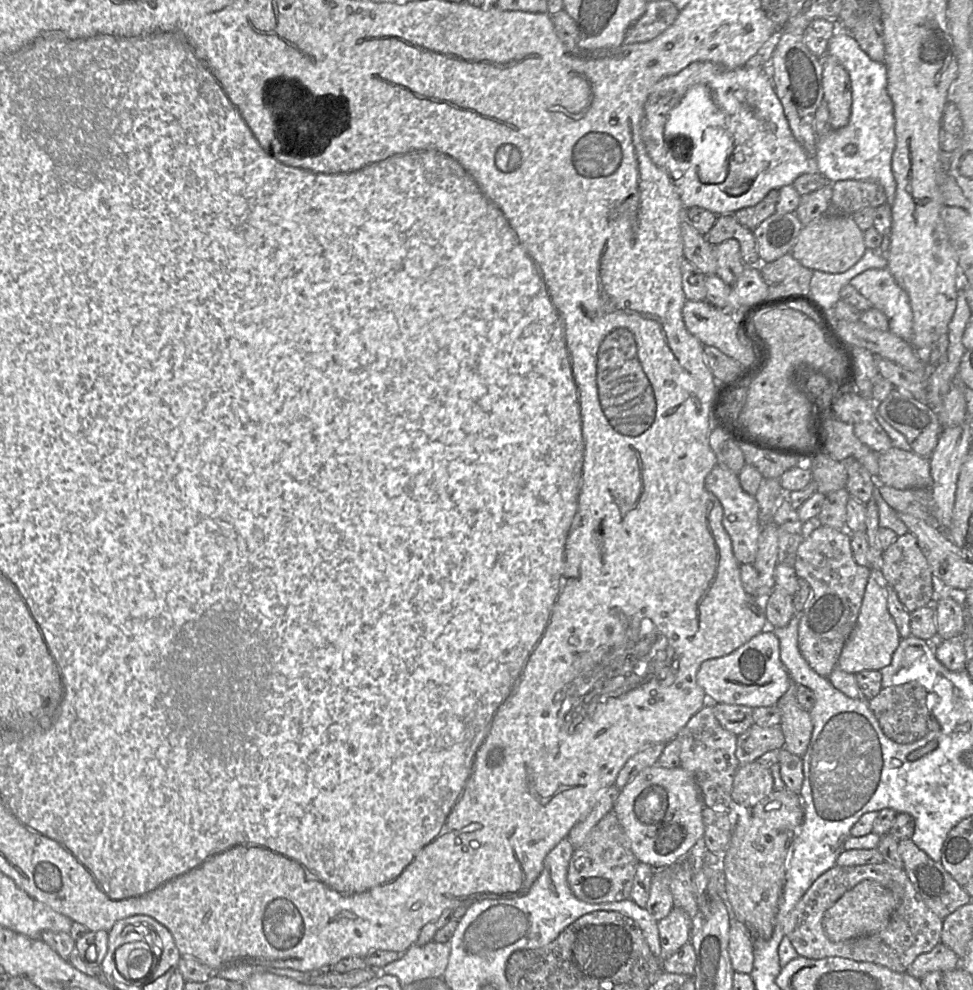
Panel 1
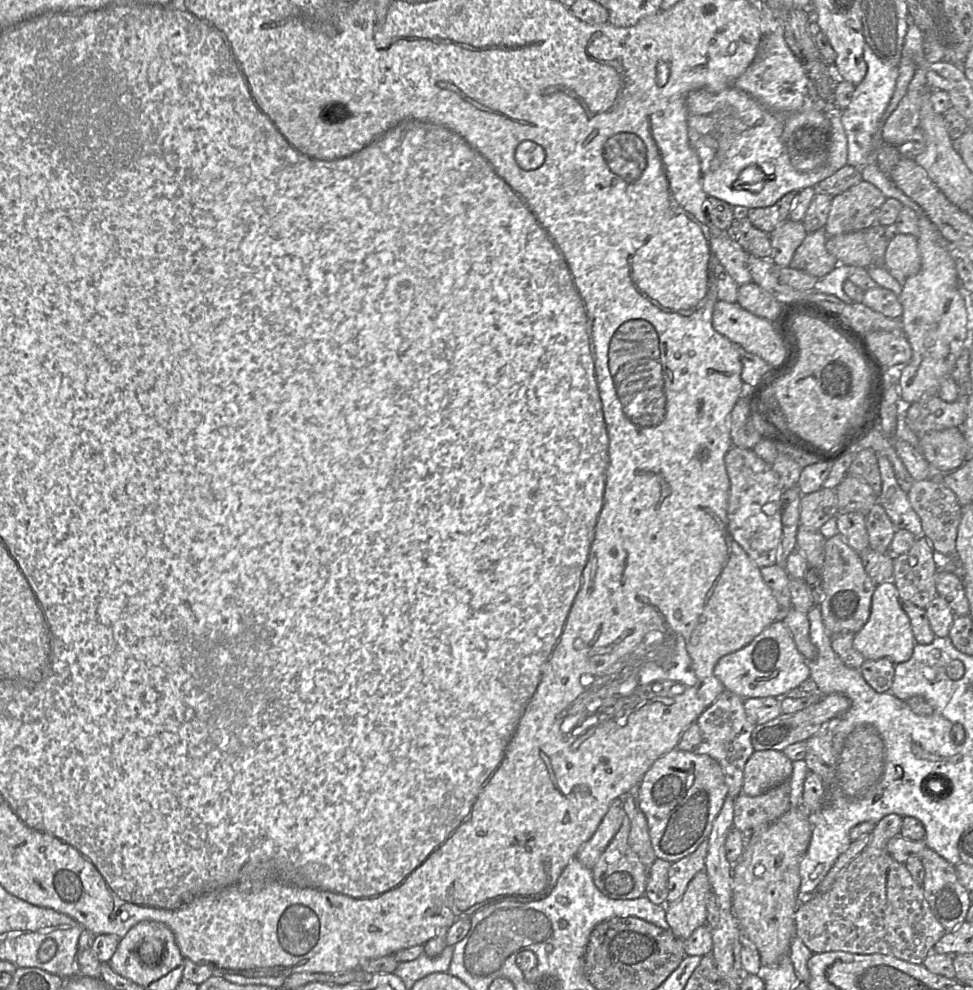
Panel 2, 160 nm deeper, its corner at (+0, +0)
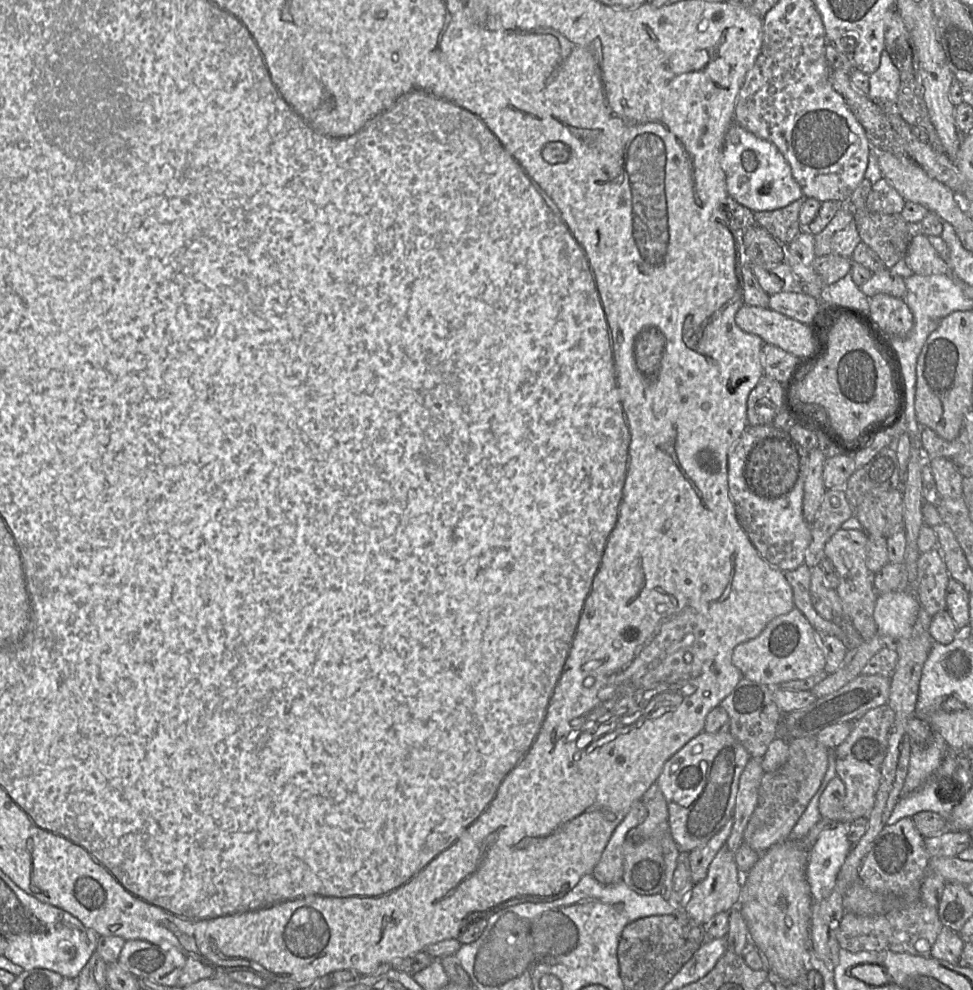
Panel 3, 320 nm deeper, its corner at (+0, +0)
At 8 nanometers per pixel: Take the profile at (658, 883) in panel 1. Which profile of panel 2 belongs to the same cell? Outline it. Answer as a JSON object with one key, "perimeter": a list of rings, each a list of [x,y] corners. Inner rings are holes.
{"perimeter":[[[703,841],[699,847],[688,856],[671,863],[668,869],[668,884],[666,904],[676,902],[684,894],[693,877],[705,868],[708,852],[708,841]]]}

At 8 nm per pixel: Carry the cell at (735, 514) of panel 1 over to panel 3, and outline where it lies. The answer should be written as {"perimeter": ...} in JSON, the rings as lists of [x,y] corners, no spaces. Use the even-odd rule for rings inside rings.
{"perimeter":[[[772,424],[761,426],[747,426],[741,437],[732,446],[728,454],[728,488],[731,500],[735,506],[737,519],[750,539],[751,543],[757,549],[762,558],[769,564],[780,569],[783,572],[794,570],[804,564],[807,549],[811,543],[811,524],[803,516],[803,487],[808,472],[809,451],[796,442],[789,432],[774,427]]]}

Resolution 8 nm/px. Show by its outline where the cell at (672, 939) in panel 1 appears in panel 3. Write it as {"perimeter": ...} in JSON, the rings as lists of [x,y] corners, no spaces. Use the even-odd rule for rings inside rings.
{"perimeter":[[[726,843],[715,855],[711,862],[706,877],[694,884],[690,894],[685,899],[681,908],[698,924],[705,924],[715,915],[730,911],[739,900],[742,888],[743,874],[735,863],[734,852],[729,850]]]}

